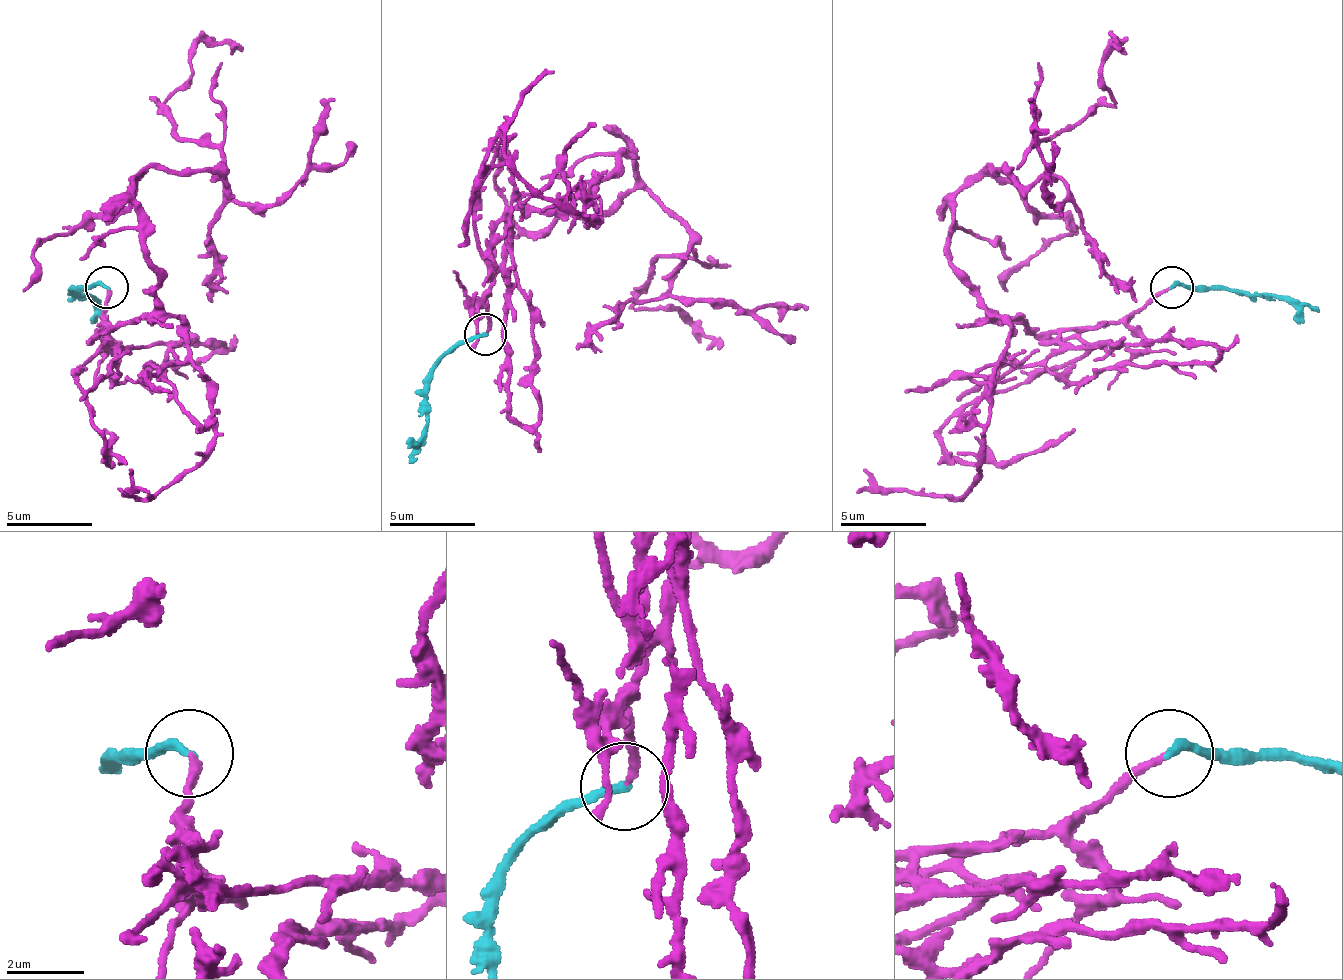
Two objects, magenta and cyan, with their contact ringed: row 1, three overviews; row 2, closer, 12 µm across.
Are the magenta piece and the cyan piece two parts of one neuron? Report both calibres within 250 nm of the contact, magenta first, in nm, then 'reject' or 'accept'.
170 nm thick on the magenta side, 220 nm on the other; accept

